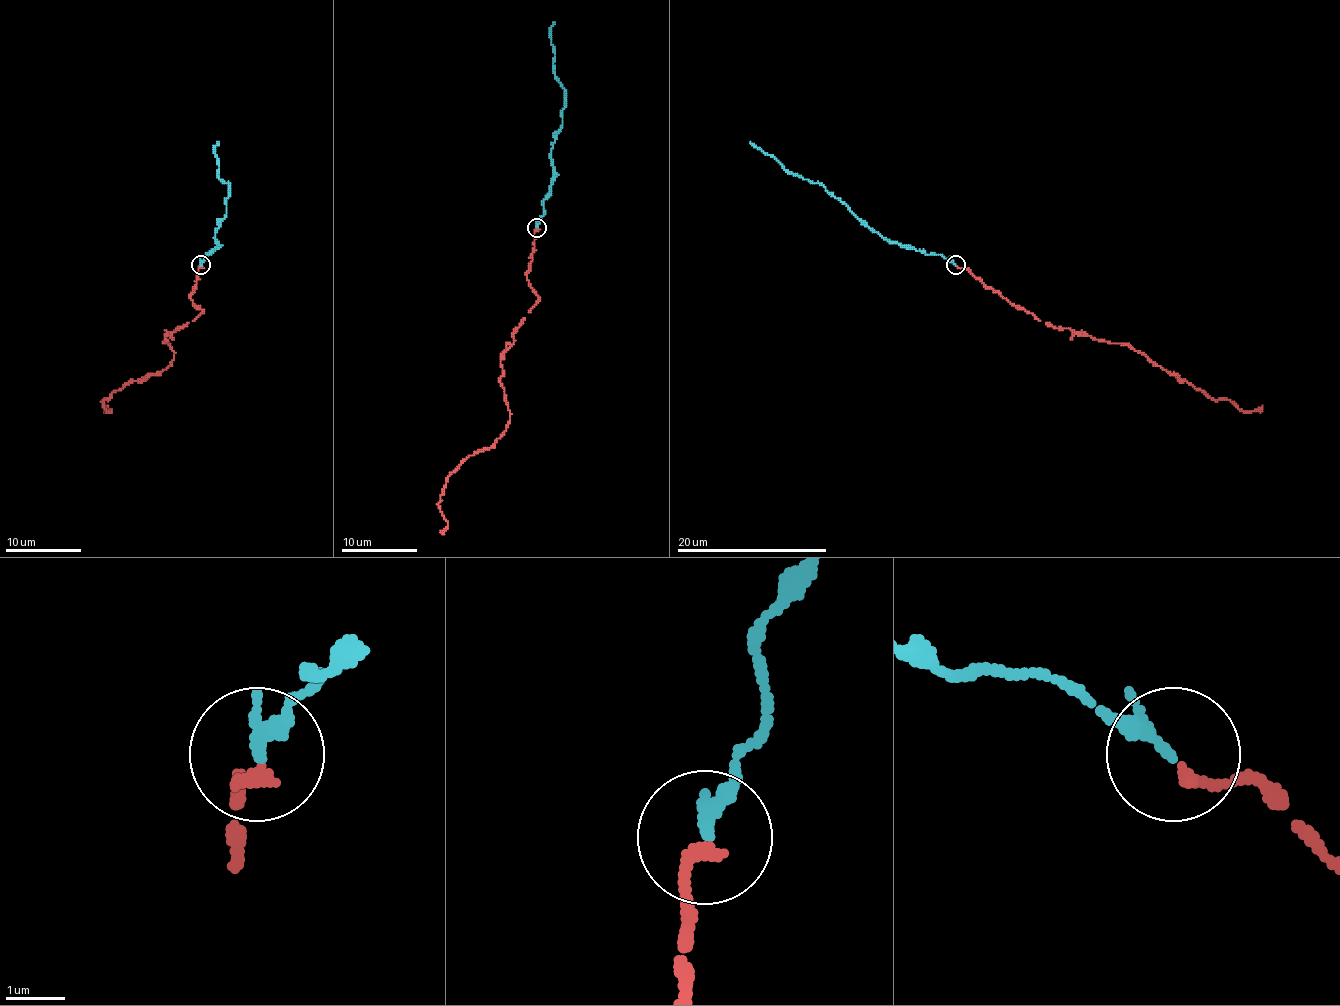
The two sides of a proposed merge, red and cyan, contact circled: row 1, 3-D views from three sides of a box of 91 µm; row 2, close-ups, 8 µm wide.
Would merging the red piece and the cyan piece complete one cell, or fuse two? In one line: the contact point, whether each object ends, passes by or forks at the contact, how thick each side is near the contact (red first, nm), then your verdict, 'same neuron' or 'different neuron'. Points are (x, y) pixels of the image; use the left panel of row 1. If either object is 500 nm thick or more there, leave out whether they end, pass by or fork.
(200, 264) | red ends | cyan ends | 200/240 nm | same neuron

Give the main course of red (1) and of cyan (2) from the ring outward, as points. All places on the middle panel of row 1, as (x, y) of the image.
1: (536, 229), (526, 280), (538, 301), (500, 361), (510, 423), (447, 478), (438, 504), (447, 526), (442, 534)
2: (536, 227), (553, 180), (555, 135), (562, 126), (564, 94), (551, 45), (555, 22)

